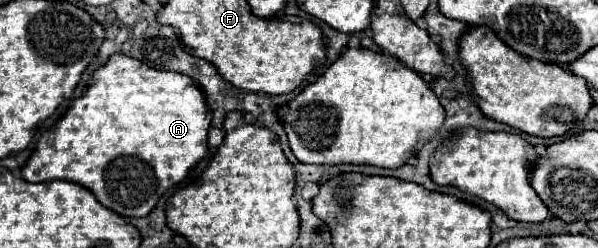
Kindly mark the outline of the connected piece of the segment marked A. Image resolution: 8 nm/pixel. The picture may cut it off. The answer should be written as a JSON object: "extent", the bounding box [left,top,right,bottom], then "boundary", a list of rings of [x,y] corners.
{"extent":[23,54,213,218],"boundary":[[[117,54],[117,56],[111,56],[109,62],[101,68],[97,68],[93,72],[93,78],[85,90],[85,94],[81,98],[77,98],[73,102],[73,106],[69,108],[69,112],[51,128],[47,130],[39,142],[37,142],[37,148],[35,148],[35,154],[29,158],[29,162],[23,166],[23,178],[29,180],[29,182],[49,182],[49,180],[67,180],[67,182],[75,182],[75,184],[81,184],[85,188],[89,188],[95,198],[115,210],[117,214],[125,216],[125,218],[133,218],[133,216],[147,216],[159,202],[159,198],[175,184],[183,182],[189,172],[207,156],[209,148],[207,148],[207,132],[209,132],[209,126],[211,126],[211,120],[213,120],[213,112],[209,110],[207,102],[205,102],[205,96],[201,92],[201,88],[191,80],[187,78],[185,74],[181,72],[173,72],[173,70],[155,70],[151,66],[145,66],[125,54]]]}

